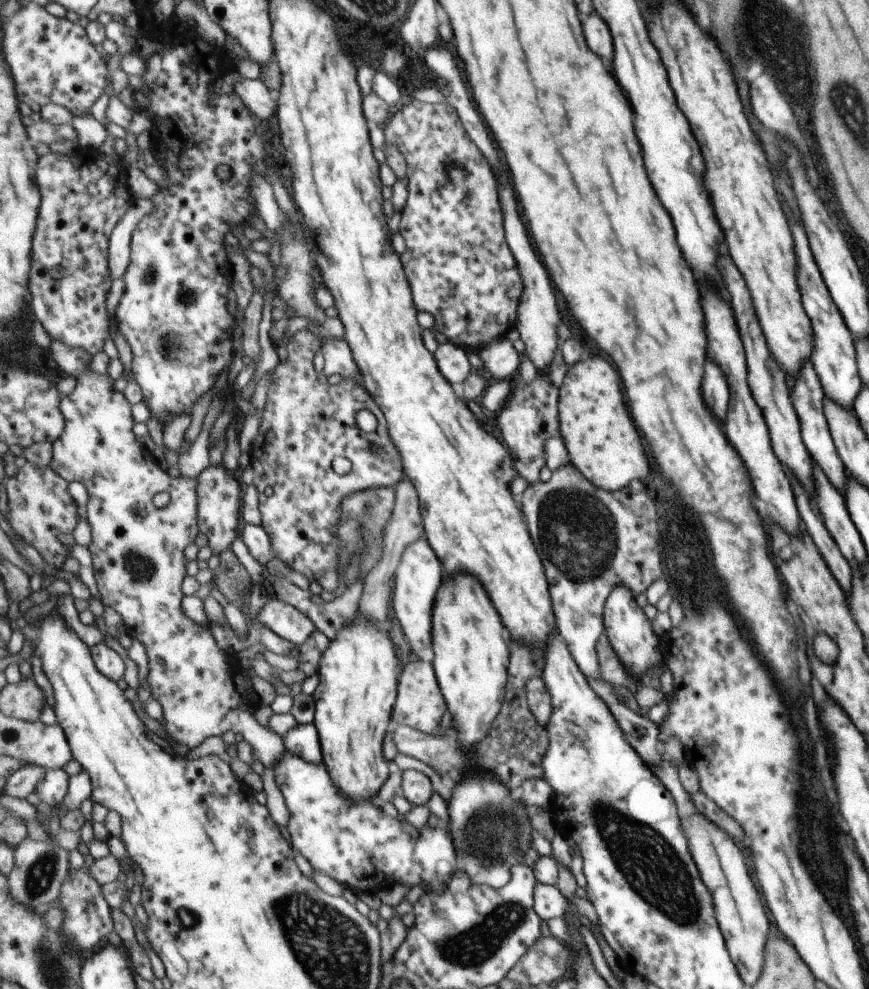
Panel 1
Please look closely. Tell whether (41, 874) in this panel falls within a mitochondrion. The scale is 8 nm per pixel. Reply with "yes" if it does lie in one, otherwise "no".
yes

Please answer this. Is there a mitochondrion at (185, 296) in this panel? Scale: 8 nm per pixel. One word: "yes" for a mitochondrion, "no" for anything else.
yes

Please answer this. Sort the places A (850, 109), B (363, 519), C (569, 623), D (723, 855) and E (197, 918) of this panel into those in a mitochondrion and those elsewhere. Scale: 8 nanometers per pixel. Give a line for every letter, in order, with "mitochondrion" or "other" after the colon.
A: mitochondrion
B: mitochondrion
C: other
D: other
E: mitochondrion

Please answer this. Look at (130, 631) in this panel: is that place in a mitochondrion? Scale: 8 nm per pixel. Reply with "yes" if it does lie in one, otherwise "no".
no

